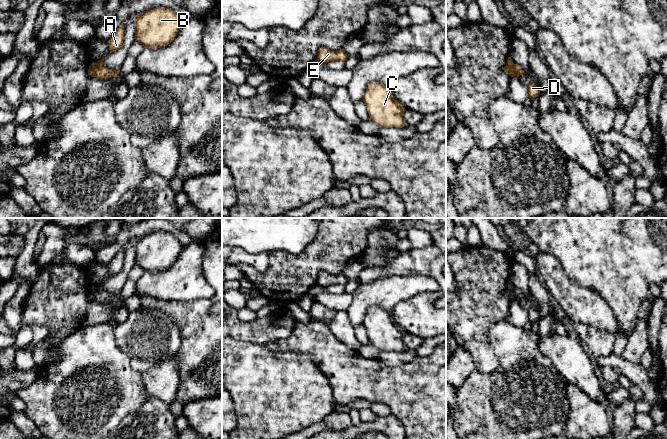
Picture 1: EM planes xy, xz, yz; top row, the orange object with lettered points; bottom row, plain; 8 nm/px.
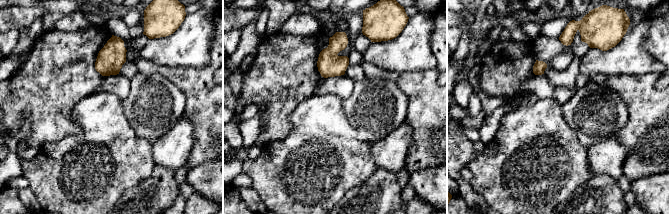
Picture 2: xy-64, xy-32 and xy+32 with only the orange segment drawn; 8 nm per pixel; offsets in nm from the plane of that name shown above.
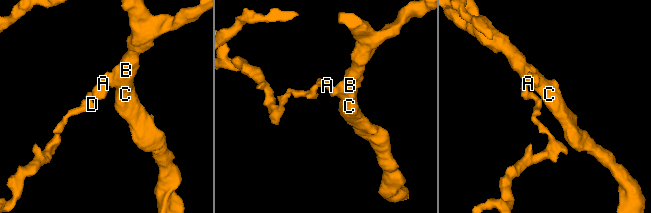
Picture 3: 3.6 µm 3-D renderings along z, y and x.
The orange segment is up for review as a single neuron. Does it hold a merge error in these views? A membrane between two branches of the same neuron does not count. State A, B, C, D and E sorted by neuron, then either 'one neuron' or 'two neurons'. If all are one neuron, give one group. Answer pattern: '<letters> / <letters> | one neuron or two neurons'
A B C E / D | two neurons

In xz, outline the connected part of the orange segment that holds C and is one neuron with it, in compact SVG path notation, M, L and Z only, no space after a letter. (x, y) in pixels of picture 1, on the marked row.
M372 82L368 85L362 101L367 107L370 119L379 127L407 126L403 118L404 107L394 99L390 87Z

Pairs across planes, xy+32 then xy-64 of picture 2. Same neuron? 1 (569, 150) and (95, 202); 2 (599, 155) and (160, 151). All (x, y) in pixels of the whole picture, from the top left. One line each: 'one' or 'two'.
1: one
2: one

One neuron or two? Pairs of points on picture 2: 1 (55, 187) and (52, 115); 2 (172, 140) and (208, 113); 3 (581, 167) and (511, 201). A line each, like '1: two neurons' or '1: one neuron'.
1: two neurons
2: two neurons
3: one neuron

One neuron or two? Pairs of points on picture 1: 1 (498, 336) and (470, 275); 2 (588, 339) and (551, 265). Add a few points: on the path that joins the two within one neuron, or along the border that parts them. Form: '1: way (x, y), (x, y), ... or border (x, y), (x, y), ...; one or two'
1: border (505, 319), (489, 328), (492, 348); two
2: border (571, 323), (587, 323), (603, 329); two

